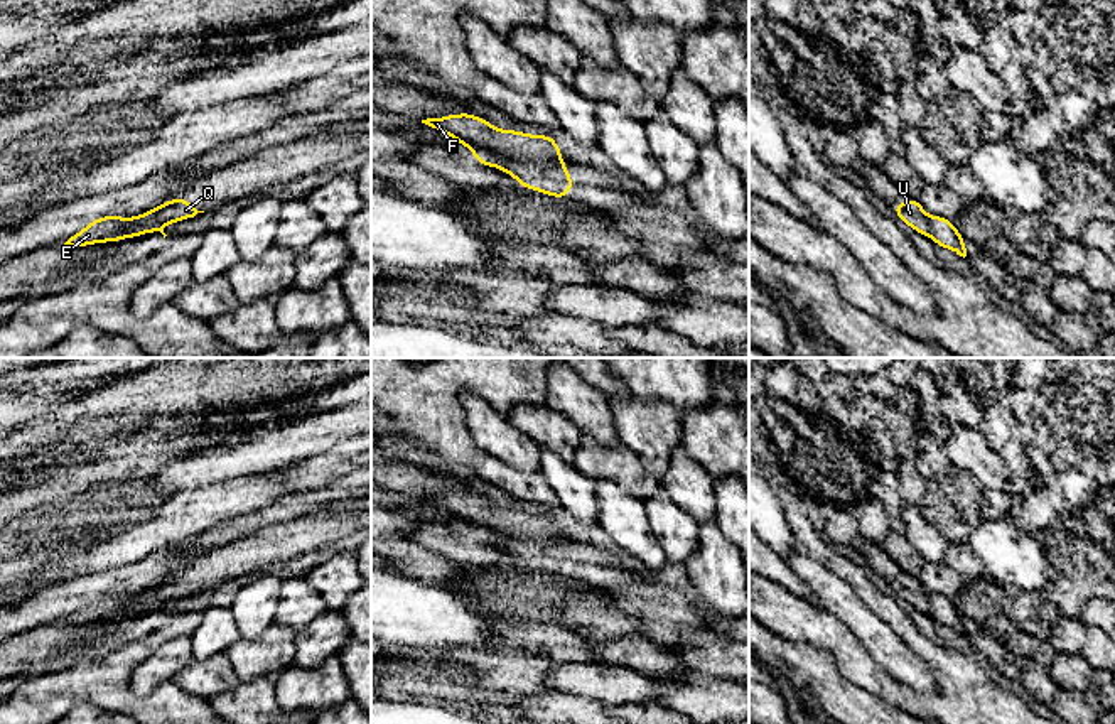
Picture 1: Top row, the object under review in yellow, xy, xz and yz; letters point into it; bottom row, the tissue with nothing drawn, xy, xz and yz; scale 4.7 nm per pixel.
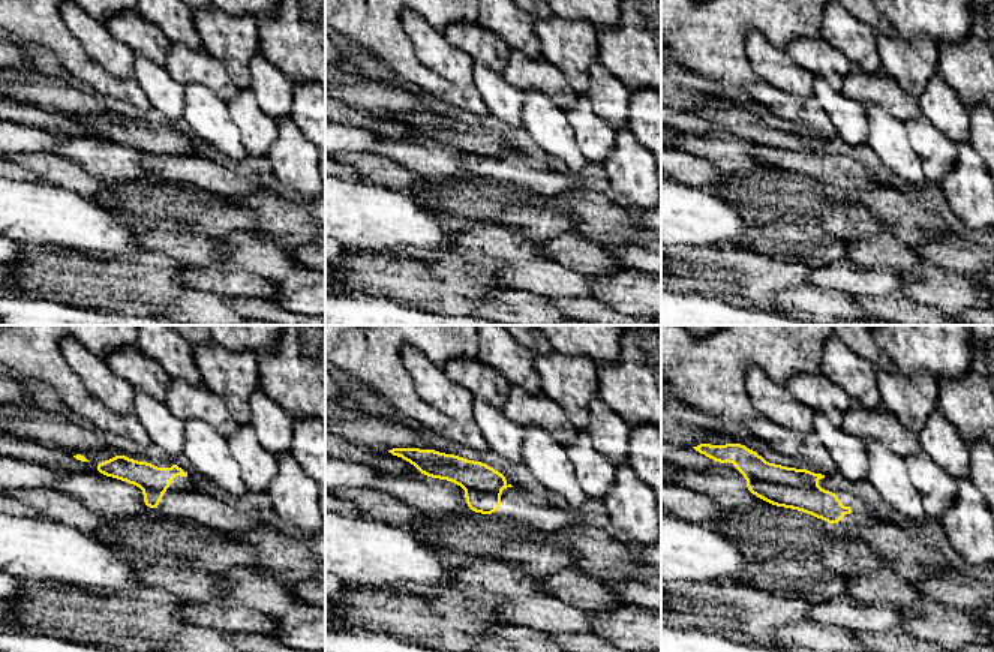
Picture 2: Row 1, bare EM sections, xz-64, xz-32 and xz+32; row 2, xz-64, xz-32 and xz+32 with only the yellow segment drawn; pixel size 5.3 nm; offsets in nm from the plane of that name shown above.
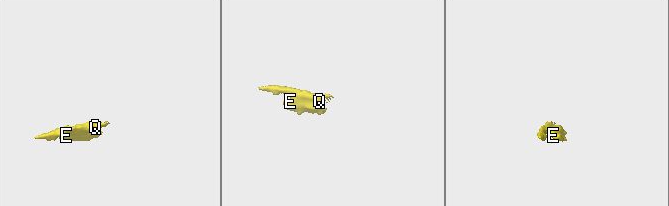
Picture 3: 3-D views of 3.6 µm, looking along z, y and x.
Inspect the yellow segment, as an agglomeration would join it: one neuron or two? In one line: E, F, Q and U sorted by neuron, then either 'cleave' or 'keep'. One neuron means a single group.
groups E / F Q U; cleave

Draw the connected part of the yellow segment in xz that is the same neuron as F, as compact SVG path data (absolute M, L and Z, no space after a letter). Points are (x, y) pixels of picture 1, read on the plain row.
M471 491L427 496L422 501L447 511L476 530L487 530L506 538L560 545L565 538L558 521L548 513L528 513L514 508L496 508L493 501Z

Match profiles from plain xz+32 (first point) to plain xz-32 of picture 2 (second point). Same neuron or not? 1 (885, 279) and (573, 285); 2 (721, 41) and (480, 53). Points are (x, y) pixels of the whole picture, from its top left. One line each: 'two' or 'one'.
1: one
2: two

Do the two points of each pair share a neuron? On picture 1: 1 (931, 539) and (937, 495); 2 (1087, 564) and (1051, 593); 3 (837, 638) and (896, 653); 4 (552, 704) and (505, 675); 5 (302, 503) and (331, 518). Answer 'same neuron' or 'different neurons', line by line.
1: different neurons
2: same neuron
3: different neurons
4: different neurons
5: different neurons

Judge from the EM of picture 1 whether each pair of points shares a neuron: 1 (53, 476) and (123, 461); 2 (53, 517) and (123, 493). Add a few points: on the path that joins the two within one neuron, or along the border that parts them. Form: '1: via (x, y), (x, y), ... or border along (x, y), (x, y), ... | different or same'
1: via (70, 468), (107, 461) | same
2: via (70, 517), (91, 517), (107, 508) | same

